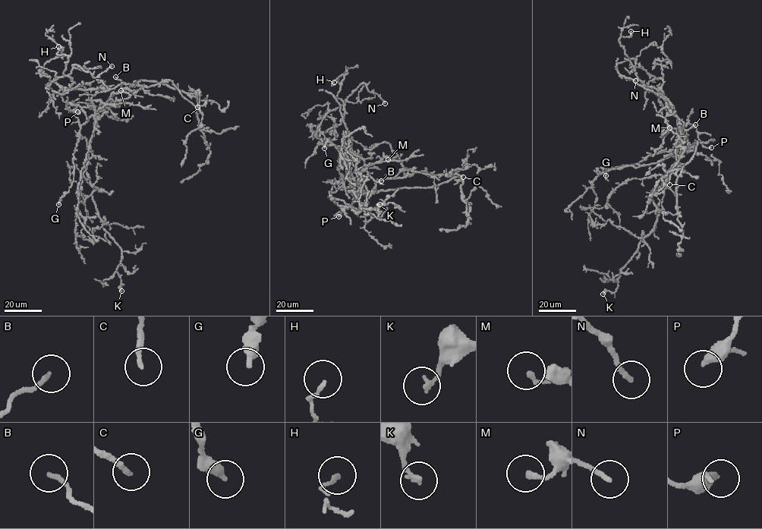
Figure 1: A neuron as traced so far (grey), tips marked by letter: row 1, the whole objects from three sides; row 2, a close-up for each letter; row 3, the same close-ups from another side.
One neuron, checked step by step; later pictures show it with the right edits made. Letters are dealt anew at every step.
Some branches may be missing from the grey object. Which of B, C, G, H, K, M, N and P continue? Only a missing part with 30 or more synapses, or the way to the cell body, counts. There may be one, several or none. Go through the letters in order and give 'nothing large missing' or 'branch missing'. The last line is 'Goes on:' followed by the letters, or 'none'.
B: nothing large missing
C: nothing large missing
G: nothing large missing
H: nothing large missing
K: nothing large missing
M: nothing large missing
N: nothing large missing
P: nothing large missing
Goes on: none

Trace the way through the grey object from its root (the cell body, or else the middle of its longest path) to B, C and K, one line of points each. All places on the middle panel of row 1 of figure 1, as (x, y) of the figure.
B: (360, 190), (369, 193), (376, 181), (388, 178), (388, 175), (381, 181)
C: (360, 190), (369, 193), (377, 180), (404, 177), (426, 171), (437, 175), (449, 173), (463, 177)
K: (360, 190), (348, 191), (359, 203), (359, 212), (351, 210), (381, 206), (374, 209), (379, 214), (379, 204)

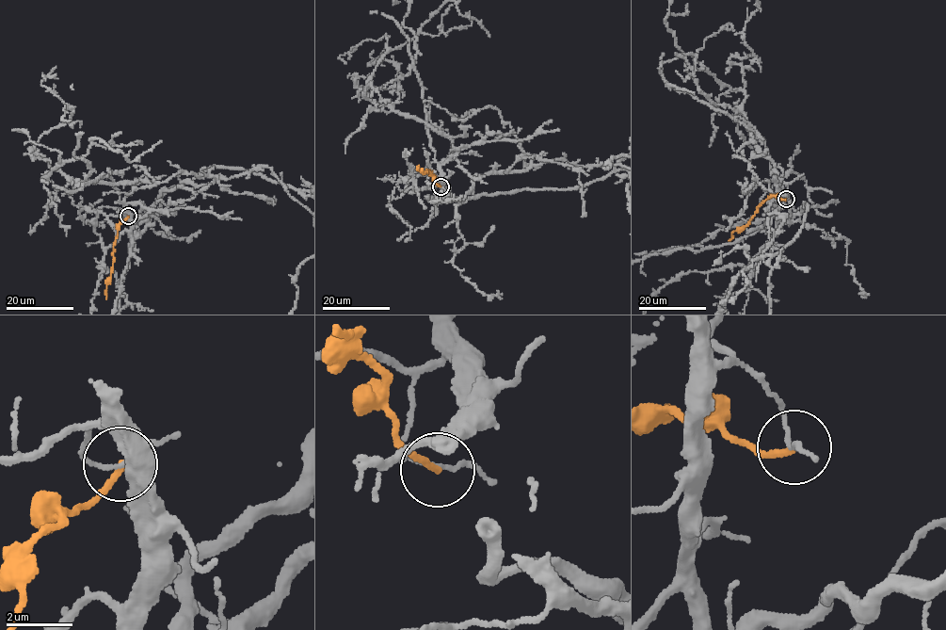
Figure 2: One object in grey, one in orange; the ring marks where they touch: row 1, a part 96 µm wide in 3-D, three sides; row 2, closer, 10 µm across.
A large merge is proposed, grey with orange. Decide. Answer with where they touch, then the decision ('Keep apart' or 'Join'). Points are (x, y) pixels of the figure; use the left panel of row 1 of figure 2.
Place: (128, 216). Keep apart

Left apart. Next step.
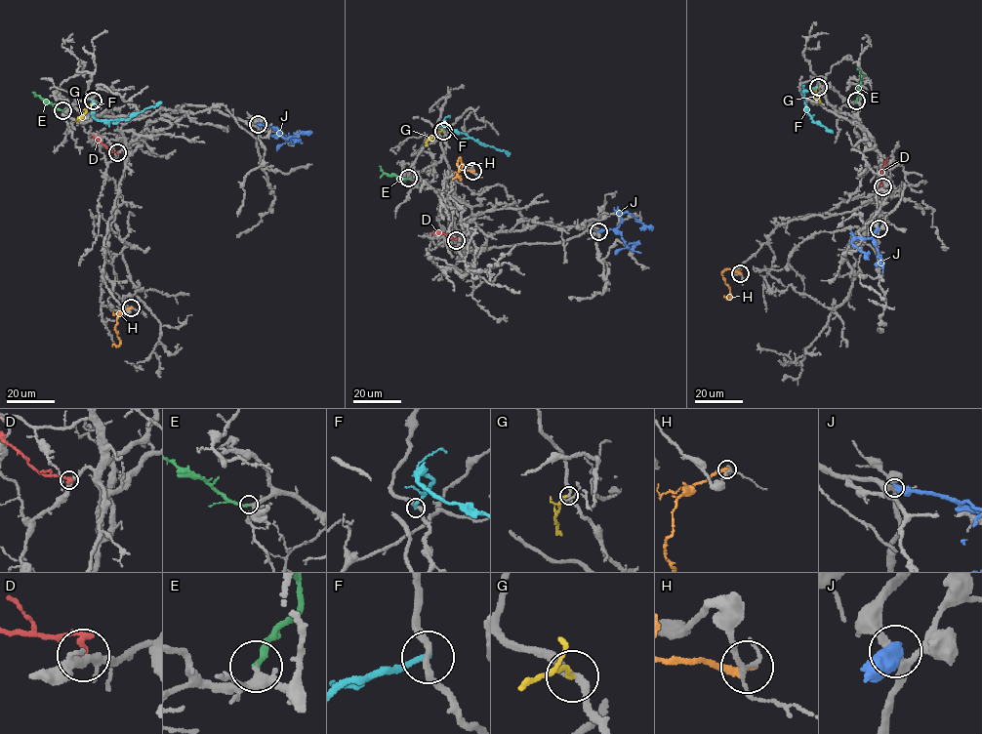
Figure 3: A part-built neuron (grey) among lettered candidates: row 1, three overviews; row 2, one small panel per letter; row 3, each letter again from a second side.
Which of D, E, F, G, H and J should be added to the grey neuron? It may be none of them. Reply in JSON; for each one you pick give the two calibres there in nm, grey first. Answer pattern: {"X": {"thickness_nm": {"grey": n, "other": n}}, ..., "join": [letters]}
{"E": {"thickness_nm": {"grey": 200, "other": 170}}, "join": ["E"]}

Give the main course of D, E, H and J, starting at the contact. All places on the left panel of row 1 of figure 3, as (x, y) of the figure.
D: (117, 153), (110, 151), (92, 135)
E: (62, 110), (33, 92)
H: (131, 307), (117, 316), (115, 328), (120, 343), (111, 346)
J: (258, 124), (280, 130), (277, 134), (287, 139), (310, 133)

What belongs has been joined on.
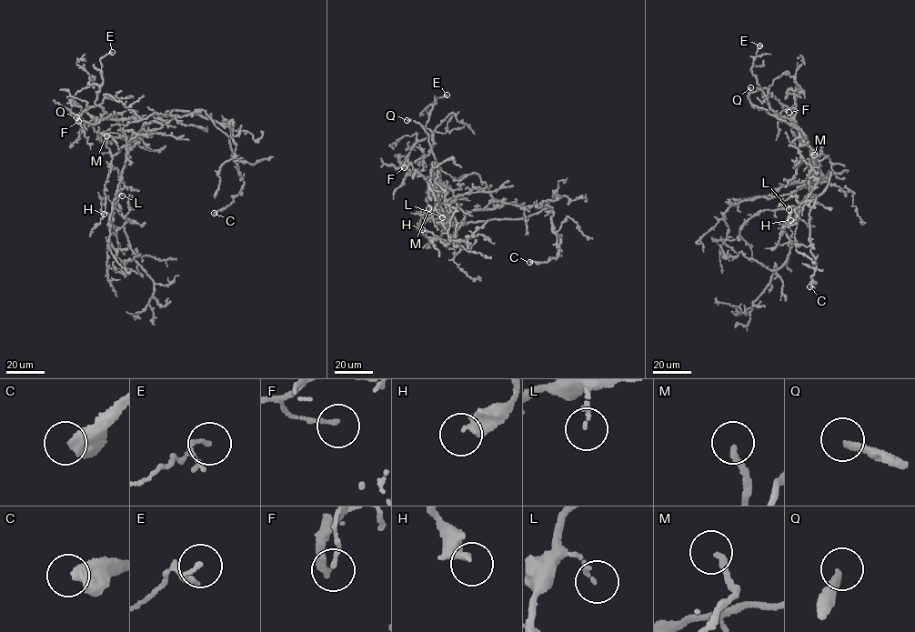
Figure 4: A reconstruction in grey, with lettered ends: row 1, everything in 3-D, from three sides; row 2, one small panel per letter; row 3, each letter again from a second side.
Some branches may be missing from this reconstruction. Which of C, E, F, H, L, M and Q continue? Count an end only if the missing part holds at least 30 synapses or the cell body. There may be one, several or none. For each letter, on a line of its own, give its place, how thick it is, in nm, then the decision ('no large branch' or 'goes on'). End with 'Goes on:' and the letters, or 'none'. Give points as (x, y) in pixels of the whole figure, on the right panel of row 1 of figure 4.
C: at (809, 286); 480 nm thick; no large branch
E: at (759, 45); 80 nm thick; no large branch
F: at (789, 112); 120 nm thick; no large branch
H: at (790, 220); 360 nm thick; no large branch
L: at (789, 209); 130 nm thick; no large branch
M: at (814, 155); 200 nm thick; goes on
Q: at (750, 87); 240 nm thick; goes on
Goes on: M, Q

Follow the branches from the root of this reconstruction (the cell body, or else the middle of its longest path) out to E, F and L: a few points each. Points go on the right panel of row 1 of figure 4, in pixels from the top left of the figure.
E: (818, 179), (813, 177), (812, 149), (797, 124), (769, 108), (752, 75), (759, 45)
F: (818, 179), (815, 182), (813, 179), (812, 151), (798, 130), (795, 108), (784, 110), (789, 112)
L: (818, 179), (800, 208), (793, 205), (789, 209)

